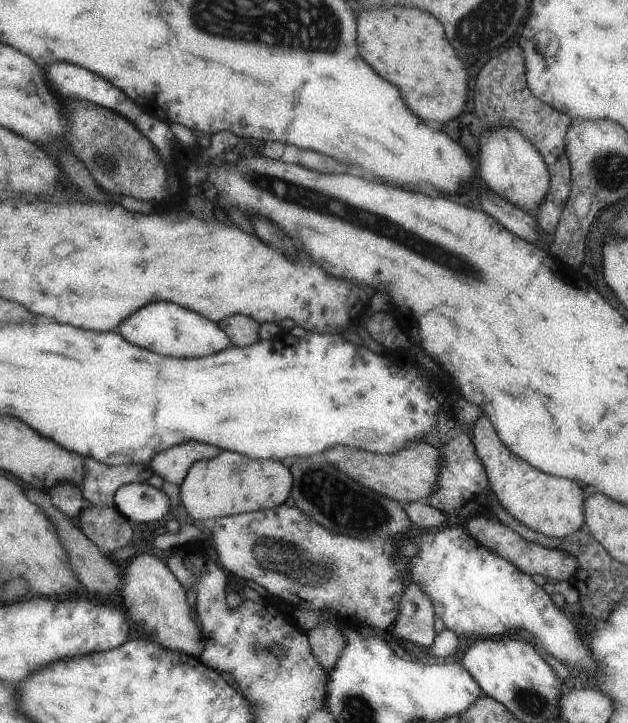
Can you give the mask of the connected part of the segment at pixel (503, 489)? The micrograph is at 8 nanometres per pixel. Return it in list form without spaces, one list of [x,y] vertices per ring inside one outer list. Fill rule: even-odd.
[[[479,416],[472,425],[471,440],[475,454],[483,465],[489,488],[495,494],[498,504],[515,520],[535,532],[559,539],[584,528],[583,492],[575,482],[545,474],[514,455],[503,444],[485,416]]]

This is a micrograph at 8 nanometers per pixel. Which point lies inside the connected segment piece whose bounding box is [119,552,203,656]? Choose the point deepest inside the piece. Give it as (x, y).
(154, 601)

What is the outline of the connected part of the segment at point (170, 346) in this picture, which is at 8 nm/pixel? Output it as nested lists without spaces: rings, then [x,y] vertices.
[[[153,302],[151,306],[143,306],[143,310],[137,310],[131,318],[123,320],[123,326],[119,326],[117,330],[117,334],[139,348],[175,358],[203,358],[233,347],[229,342],[231,338],[225,334],[218,322],[203,318],[195,314],[195,311],[171,302]]]

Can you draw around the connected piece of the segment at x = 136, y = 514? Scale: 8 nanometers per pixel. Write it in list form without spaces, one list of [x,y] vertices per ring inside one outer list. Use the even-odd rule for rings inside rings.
[[[144,482],[119,486],[113,495],[113,505],[128,521],[143,525],[157,522],[170,510],[169,496]]]

